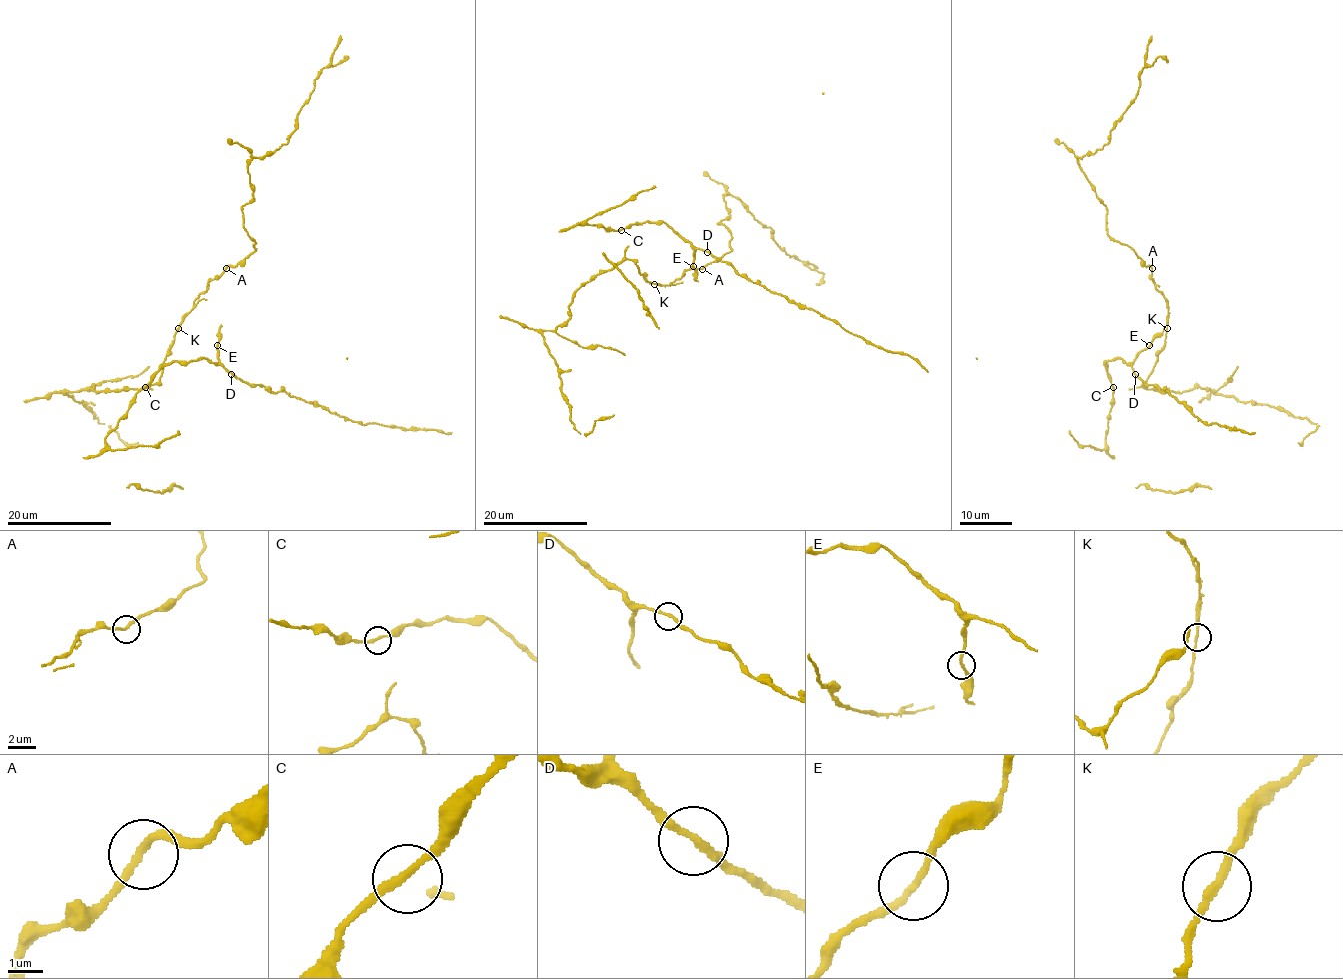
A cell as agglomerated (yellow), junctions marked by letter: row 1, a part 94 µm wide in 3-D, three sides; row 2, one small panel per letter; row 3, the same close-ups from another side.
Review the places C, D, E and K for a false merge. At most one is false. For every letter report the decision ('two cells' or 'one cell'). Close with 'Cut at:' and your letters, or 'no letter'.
C: one cell
D: one cell
E: one cell
K: one cell
Cut at: no letter

